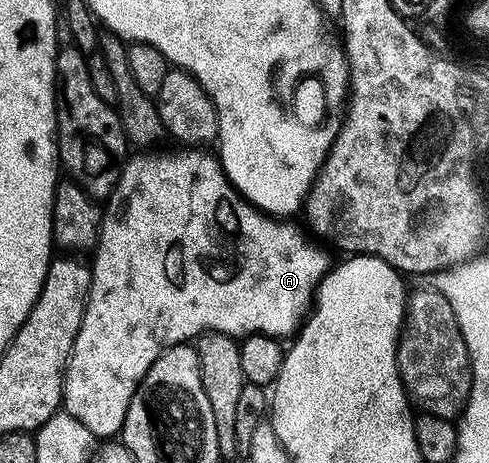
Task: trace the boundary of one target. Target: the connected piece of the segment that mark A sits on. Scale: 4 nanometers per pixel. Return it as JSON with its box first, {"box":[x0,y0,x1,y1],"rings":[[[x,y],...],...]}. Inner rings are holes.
{"box":[64,149,332,437],"rings":[[[150,149],[145,153],[134,153],[127,158],[126,164],[122,167],[122,172],[118,178],[118,183],[114,187],[114,192],[111,193],[109,199],[105,200],[104,210],[102,213],[102,232],[100,233],[100,241],[98,242],[96,250],[93,252],[92,258],[92,270],[90,272],[90,293],[86,296],[86,308],[84,309],[84,317],[80,321],[80,333],[76,337],[74,342],[74,351],[70,355],[70,361],[66,364],[66,381],[64,384],[64,410],[68,412],[72,417],[76,417],[76,421],[80,421],[80,425],[84,425],[95,435],[96,437],[114,437],[121,432],[122,426],[124,425],[124,417],[128,413],[128,405],[132,401],[132,397],[136,393],[138,388],[138,382],[148,373],[150,366],[157,361],[158,356],[168,347],[174,347],[178,343],[190,343],[195,337],[208,332],[208,331],[219,331],[225,335],[233,335],[235,337],[245,337],[248,335],[272,335],[275,337],[287,337],[293,336],[295,332],[299,330],[300,324],[303,322],[304,316],[311,310],[312,300],[317,292],[318,285],[321,283],[322,278],[326,275],[326,272],[330,270],[332,266],[332,260],[317,247],[319,244],[315,242],[313,238],[306,239],[307,232],[294,224],[294,221],[283,221],[281,218],[273,215],[267,215],[266,212],[258,210],[253,207],[252,204],[244,198],[242,194],[230,184],[230,178],[227,177],[226,172],[222,169],[219,156],[217,154],[209,155],[209,150],[206,149],[178,149],[182,151],[158,151],[162,149]]]}

